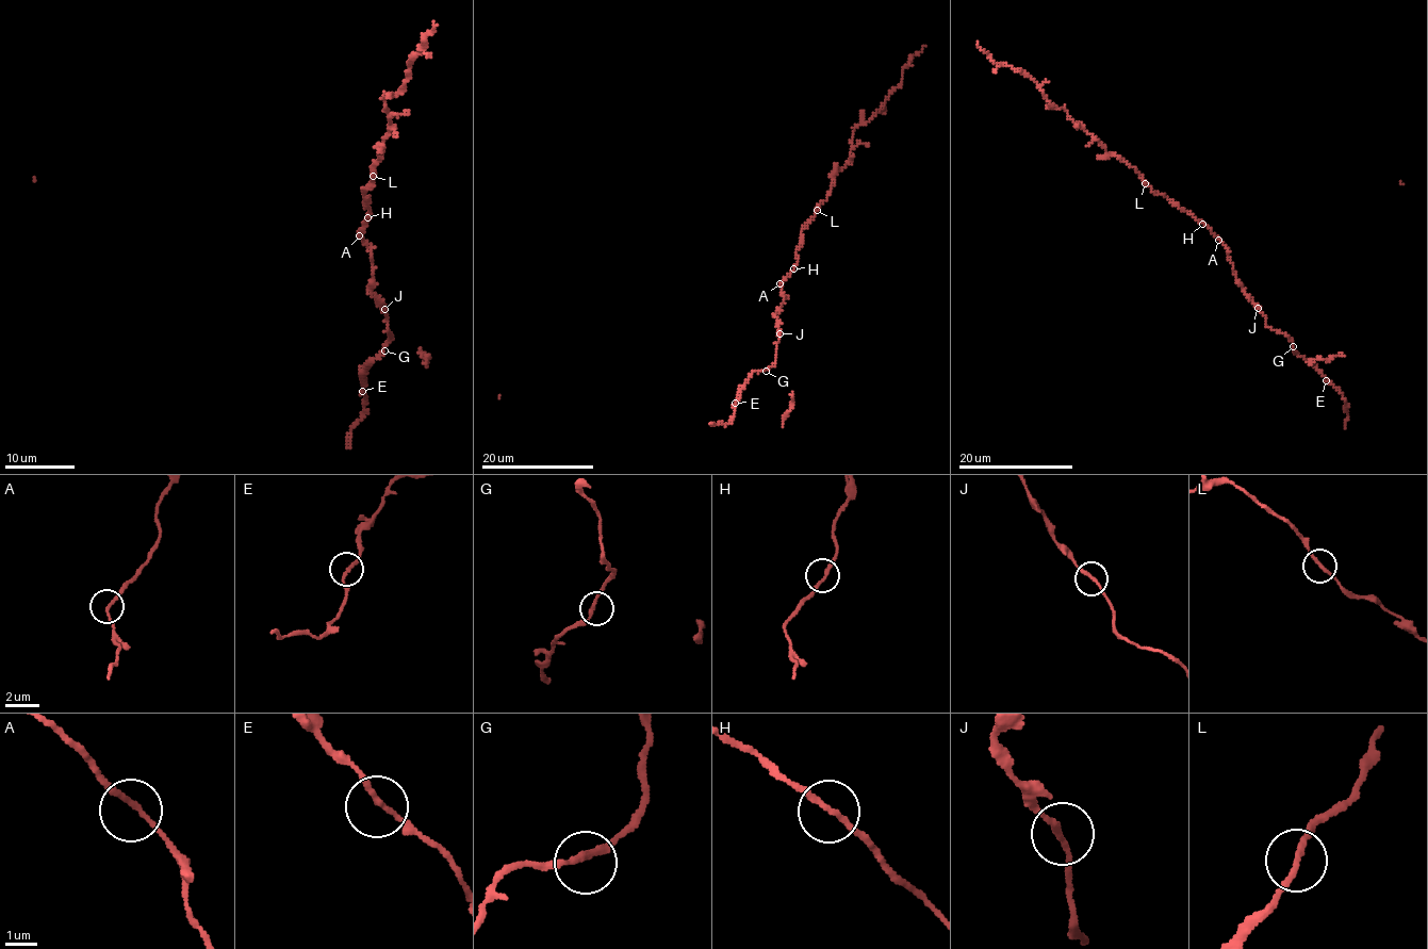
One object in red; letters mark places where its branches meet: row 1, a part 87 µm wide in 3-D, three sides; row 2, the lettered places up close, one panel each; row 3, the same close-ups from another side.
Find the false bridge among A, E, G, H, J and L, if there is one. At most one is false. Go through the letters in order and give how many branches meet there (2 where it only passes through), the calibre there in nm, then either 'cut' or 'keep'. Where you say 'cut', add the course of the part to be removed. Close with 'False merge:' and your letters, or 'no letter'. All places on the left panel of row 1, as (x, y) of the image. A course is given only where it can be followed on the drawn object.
A: branches 2; calibre 180 nm; keep
E: branches 2; calibre 160 nm; keep
G: branches 2; calibre 180 nm; keep
H: branches 2; calibre 180 nm; keep
J: branches 2; calibre 180 nm; keep
L: branches 2; calibre 180 nm; cut; course (373, 176), (391, 126), (383, 98), (403, 90), (408, 64), (421, 51), (420, 47), (424, 47), (435, 22)
False merge: L

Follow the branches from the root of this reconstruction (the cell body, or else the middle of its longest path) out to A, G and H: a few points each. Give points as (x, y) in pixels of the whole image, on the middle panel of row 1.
A: (775, 317), (785, 298), (780, 283)
G: (775, 317), (780, 337), (776, 361), (766, 371)
H: (775, 317), (785, 298), (781, 283), (793, 268)

